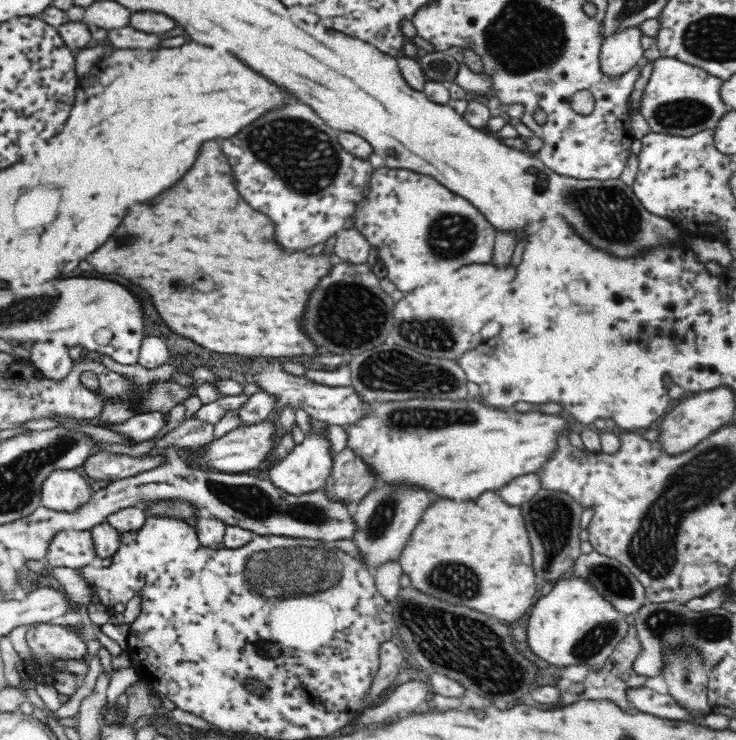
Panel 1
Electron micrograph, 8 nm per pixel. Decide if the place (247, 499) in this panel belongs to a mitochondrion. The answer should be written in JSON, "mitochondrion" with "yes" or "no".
{"mitochondrion":"yes"}

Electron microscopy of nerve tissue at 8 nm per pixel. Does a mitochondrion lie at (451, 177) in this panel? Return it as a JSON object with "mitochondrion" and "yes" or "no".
{"mitochondrion":"no"}

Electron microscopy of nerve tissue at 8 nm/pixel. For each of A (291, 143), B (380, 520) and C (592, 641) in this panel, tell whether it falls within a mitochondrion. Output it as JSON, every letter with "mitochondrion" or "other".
{"A":"mitochondrion","B":"mitochondrion","C":"mitochondrion"}

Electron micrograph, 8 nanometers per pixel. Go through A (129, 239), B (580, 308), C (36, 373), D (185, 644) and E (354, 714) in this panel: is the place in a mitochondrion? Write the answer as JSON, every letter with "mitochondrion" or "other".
{"A":"mitochondrion","B":"other","C":"other","D":"other","E":"other"}

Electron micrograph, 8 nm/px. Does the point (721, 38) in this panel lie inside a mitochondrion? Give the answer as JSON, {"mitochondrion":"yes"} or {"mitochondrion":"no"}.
{"mitochondrion":"yes"}

